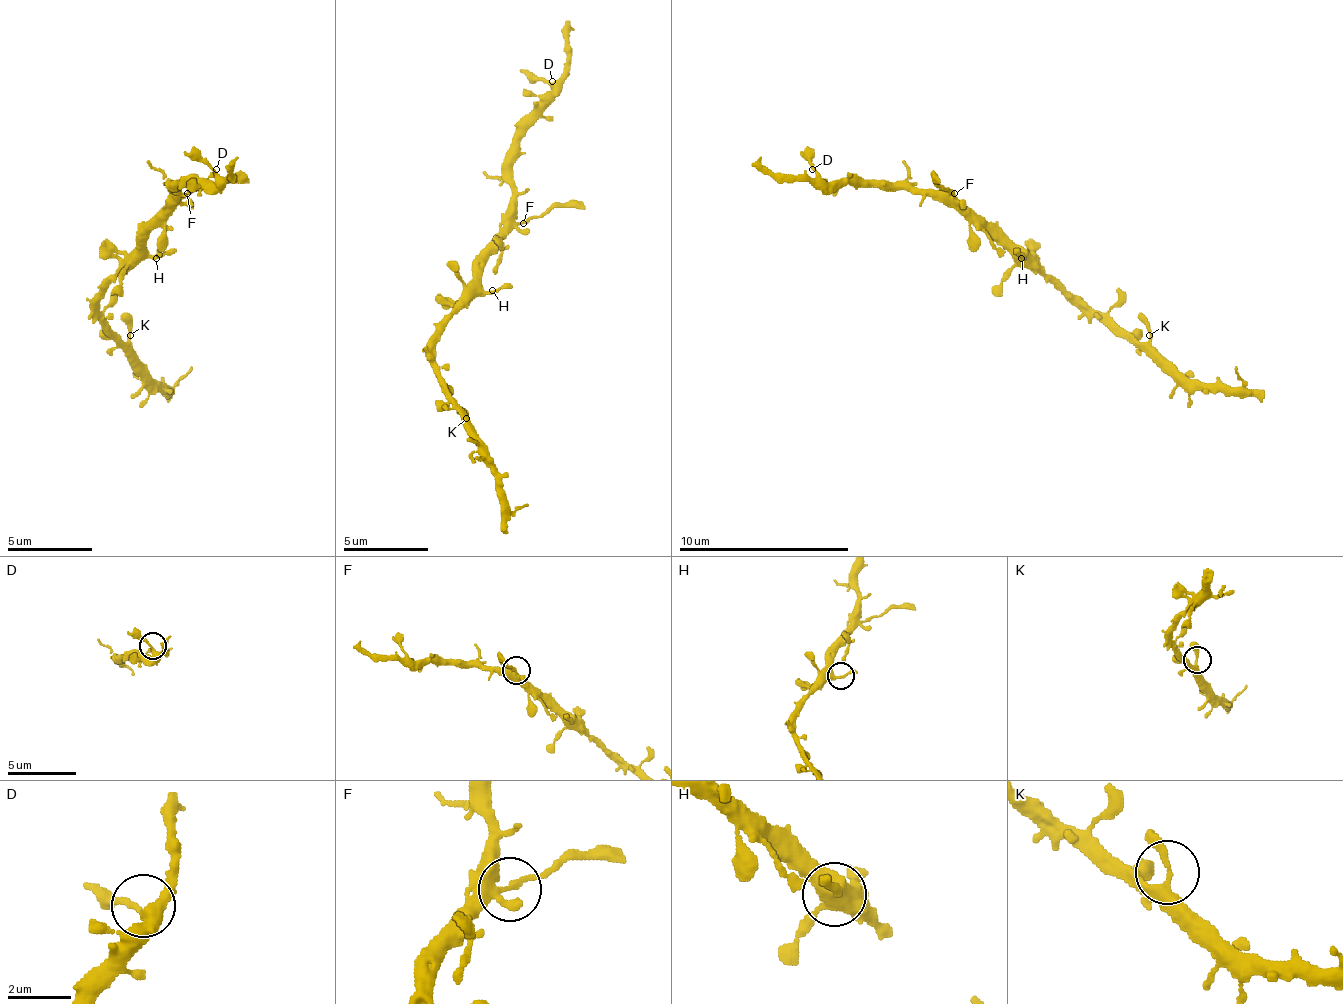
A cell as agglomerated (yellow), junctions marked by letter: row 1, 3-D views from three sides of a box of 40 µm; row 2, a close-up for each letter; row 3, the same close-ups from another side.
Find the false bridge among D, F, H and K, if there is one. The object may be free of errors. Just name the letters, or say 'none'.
F

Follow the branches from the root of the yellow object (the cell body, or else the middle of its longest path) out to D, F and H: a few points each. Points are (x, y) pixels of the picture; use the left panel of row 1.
D: (130, 263), (139, 254), (139, 241), (164, 216), (177, 186), (207, 186), (216, 169)
F: (130, 263), (139, 254), (139, 241), (186, 194)
H: (130, 263), (156, 258)

